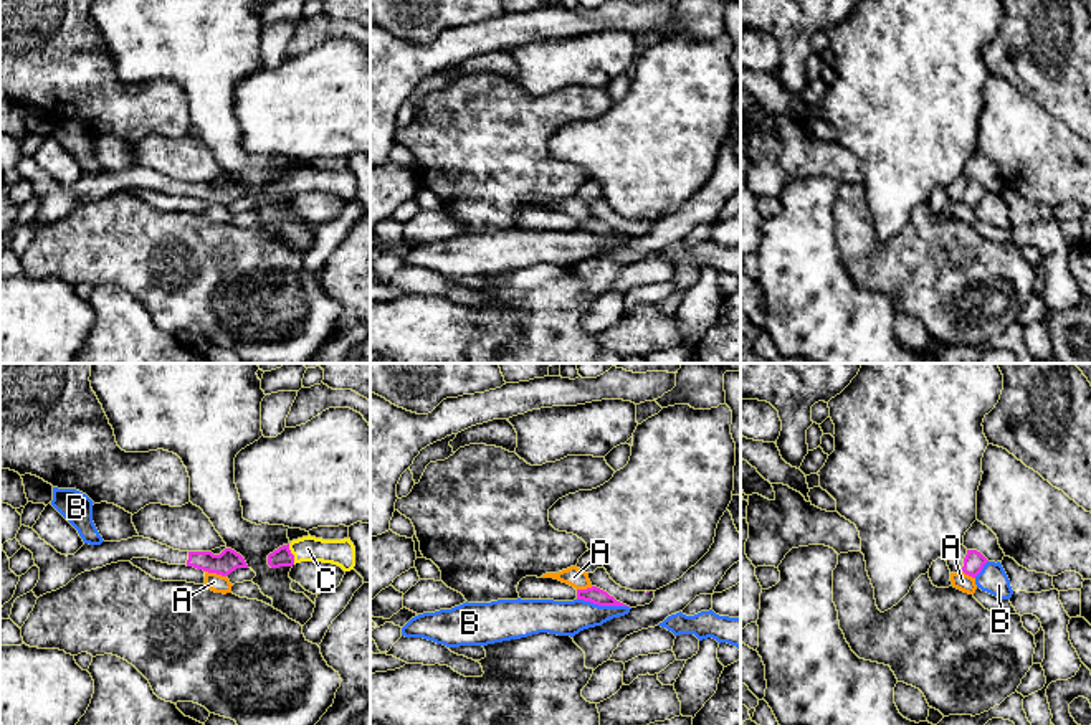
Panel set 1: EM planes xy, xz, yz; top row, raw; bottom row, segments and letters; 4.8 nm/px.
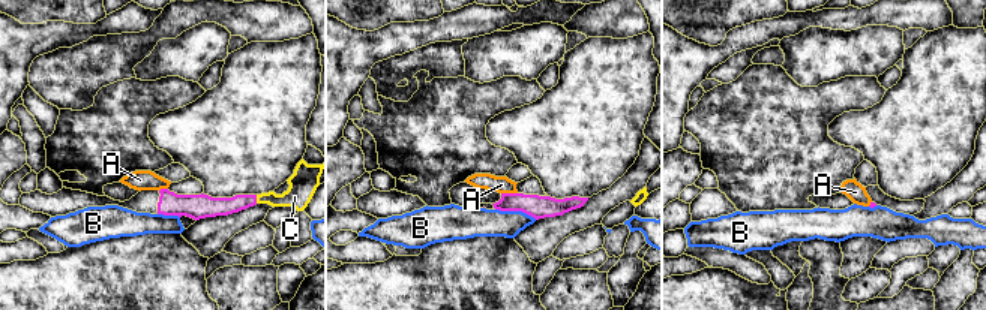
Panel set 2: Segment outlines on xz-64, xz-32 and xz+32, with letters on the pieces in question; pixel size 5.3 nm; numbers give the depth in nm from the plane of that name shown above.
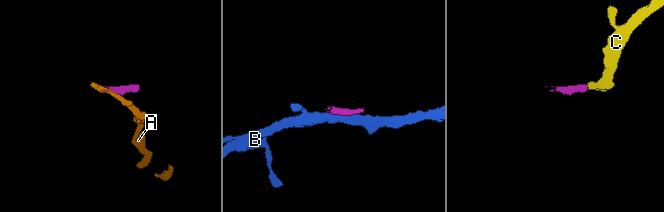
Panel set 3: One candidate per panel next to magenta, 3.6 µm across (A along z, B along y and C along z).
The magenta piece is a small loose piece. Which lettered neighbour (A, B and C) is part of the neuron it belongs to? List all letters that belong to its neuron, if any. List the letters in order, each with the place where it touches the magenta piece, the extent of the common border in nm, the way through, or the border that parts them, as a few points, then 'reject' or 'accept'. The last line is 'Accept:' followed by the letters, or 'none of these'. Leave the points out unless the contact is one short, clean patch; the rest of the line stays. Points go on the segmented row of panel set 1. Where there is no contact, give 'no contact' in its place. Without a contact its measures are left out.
A: meets magenta in xy at (215, 572); contact 110 nm long; border along xy (205, 570), (225, 577); reject
B: meets magenta in xz at (604, 605); contact 260 nm long; border along xz (577, 598), (599, 605), (625, 605), (628, 608); reject
C: meets magenta in xy at (291, 554); contact 110 nm long; runs through xy (281, 557), (291, 554), (308, 549); accept
Accept: C

